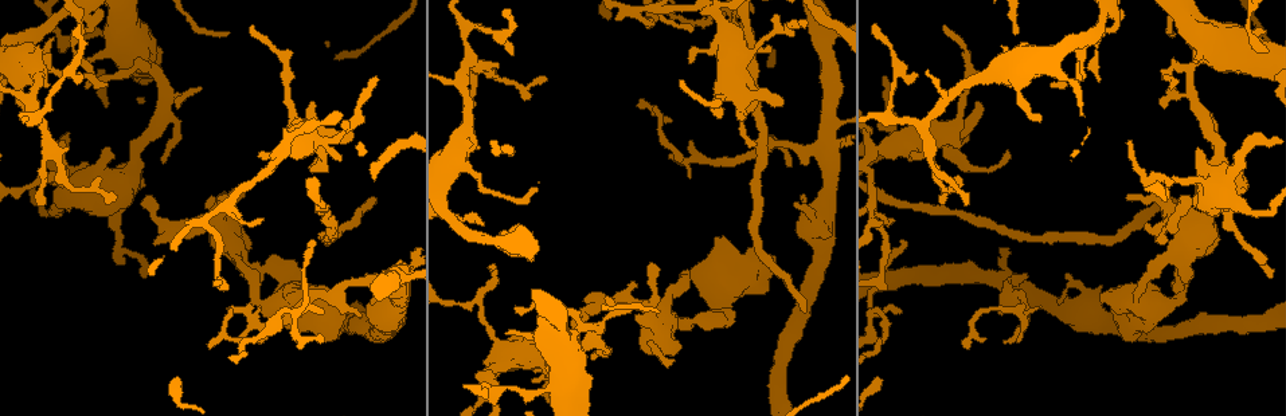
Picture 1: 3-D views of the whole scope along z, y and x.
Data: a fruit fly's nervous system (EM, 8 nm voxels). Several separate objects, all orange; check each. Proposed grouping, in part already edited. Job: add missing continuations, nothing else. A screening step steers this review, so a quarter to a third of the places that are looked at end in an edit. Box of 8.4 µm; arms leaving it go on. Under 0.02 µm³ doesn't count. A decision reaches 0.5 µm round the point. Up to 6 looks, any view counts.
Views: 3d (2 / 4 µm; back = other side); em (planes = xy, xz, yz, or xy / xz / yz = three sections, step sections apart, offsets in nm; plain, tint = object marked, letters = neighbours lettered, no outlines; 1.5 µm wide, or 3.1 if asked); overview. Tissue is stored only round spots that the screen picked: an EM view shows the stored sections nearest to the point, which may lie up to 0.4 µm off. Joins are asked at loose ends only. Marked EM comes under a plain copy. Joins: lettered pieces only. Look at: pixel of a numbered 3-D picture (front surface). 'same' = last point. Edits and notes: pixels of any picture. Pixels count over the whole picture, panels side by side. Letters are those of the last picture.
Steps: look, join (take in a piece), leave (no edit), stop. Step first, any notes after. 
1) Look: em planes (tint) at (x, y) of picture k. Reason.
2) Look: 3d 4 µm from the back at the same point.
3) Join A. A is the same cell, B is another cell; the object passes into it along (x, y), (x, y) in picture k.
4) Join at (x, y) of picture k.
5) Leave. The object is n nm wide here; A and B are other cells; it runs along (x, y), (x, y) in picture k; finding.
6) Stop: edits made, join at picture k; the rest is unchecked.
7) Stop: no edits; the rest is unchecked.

Look: em xz step 4 (tint) at (753, 143) of picture 1. Free end.

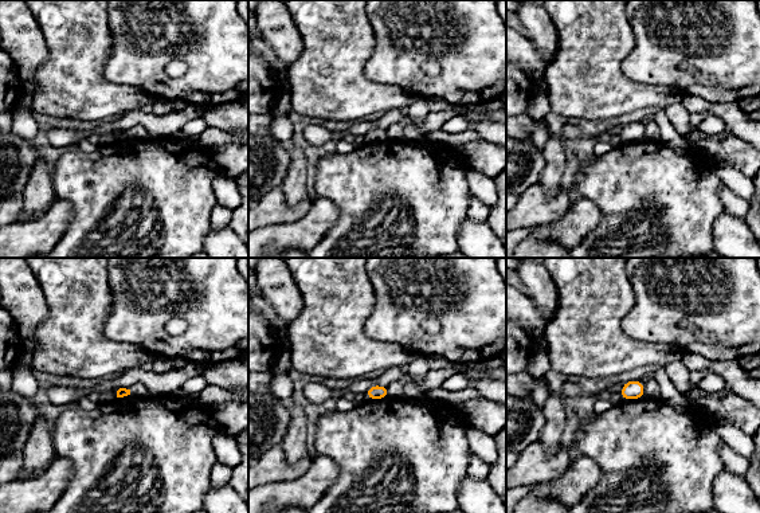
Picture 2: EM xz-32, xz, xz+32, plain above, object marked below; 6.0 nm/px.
Look: em planes (letters) at the same point. Another direction.

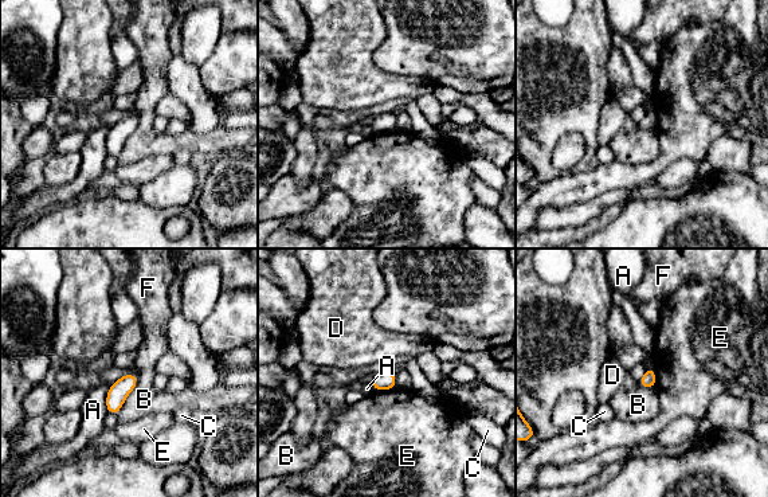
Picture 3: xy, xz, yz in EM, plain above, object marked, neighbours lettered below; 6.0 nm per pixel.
Leave. A, B, C, D, E and F are other cells; a border runs along (138, 379), (116, 414) in picture 3; none of them fits.

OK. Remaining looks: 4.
Look: em planes (letters) at (1003, 342) of picture 1. Branch stops here.

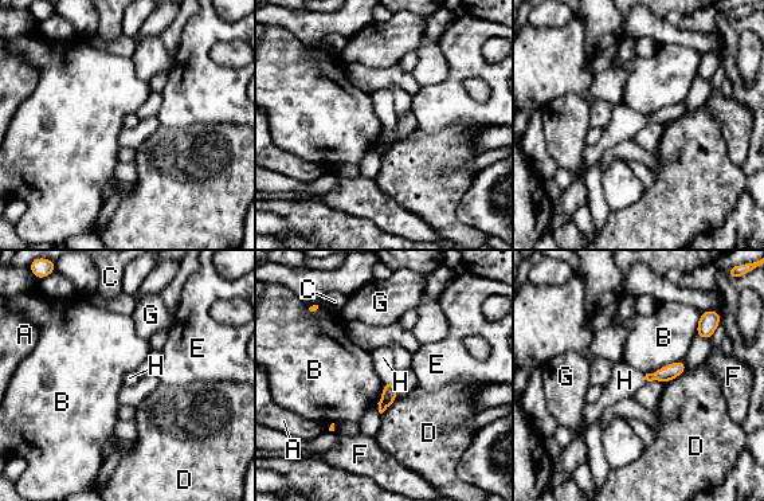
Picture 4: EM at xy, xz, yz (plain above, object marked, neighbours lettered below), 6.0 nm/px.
Join H. H is the same cell, A, B, C, D, E, F and G are other cells; the object passes into it along (388, 396), (388, 382), (383, 357) in picture 4; the cell continues.

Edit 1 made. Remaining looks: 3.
Look: overview. Redraw.

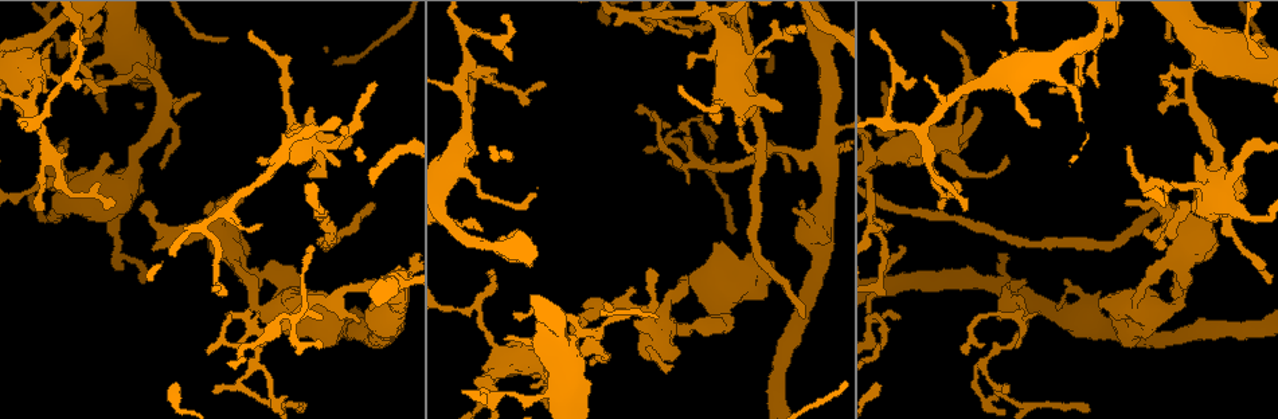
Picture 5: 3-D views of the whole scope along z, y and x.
Look: em xy step 8 (tint) at (1177, 205) of picture 5.

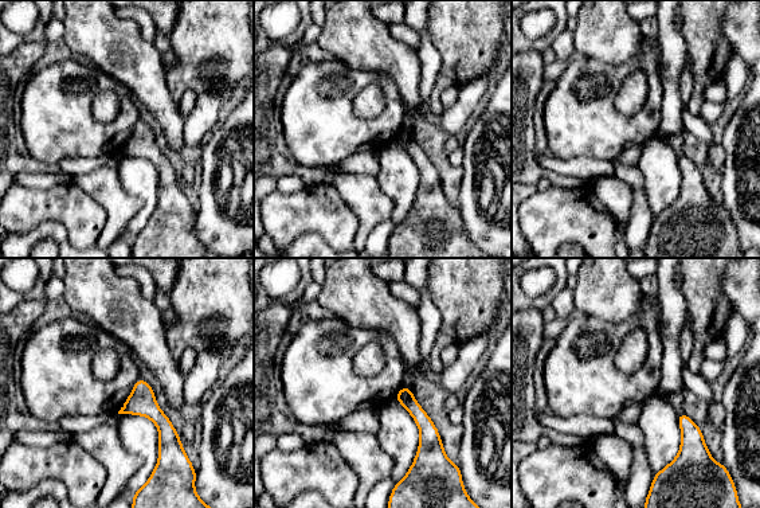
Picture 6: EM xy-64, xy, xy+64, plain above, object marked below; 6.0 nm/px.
Look: em planes (letters) at the same point. Another direction.

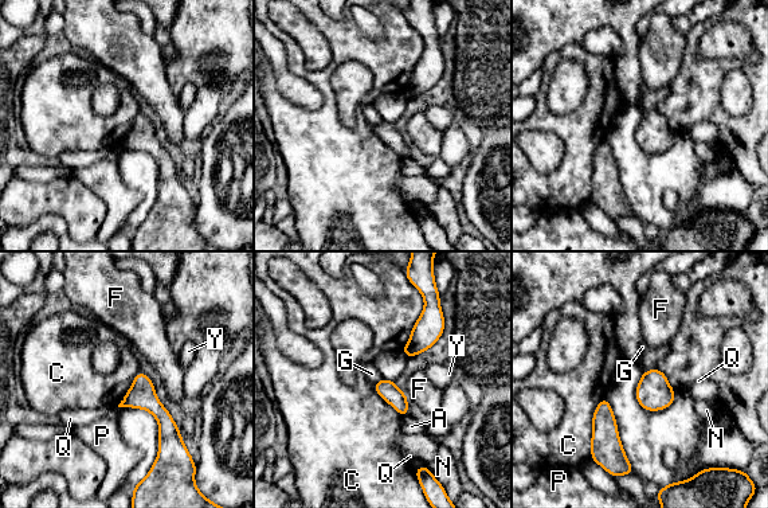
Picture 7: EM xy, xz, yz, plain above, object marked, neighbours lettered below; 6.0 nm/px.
Leave. The longest contact is with C, 380 nm; A, C, F, G, N, P, Q and Y are other cells; none of them fits.

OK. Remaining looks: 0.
Stop: edits made, join at picture 4; the rest is unchecked.

